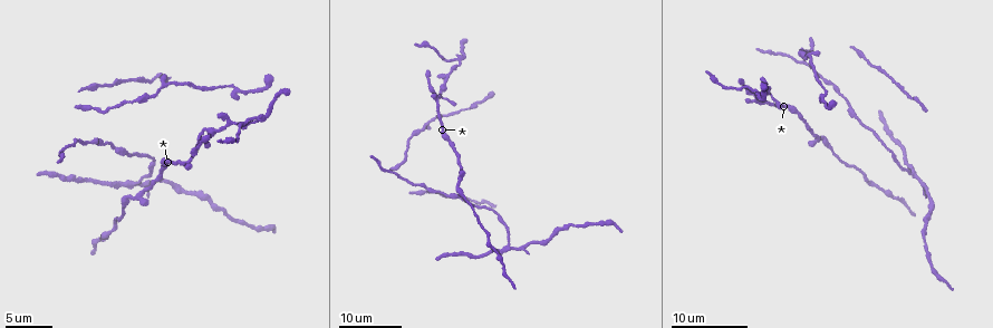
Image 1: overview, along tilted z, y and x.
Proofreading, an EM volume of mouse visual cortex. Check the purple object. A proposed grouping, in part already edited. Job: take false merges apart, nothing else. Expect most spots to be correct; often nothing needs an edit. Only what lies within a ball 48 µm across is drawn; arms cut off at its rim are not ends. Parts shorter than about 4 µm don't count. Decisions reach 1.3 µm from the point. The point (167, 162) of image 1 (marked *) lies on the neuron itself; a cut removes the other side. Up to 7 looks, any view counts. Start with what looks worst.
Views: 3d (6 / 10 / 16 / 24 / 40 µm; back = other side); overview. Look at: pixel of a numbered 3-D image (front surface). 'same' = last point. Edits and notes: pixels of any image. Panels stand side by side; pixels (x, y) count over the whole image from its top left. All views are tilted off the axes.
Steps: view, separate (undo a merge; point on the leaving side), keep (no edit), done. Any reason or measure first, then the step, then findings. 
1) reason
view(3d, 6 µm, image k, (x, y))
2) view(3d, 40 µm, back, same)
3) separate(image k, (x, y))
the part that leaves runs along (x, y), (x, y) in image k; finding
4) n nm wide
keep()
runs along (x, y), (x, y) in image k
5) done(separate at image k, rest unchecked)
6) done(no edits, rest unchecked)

view(3d, 24 µm, image 1, (437, 94))

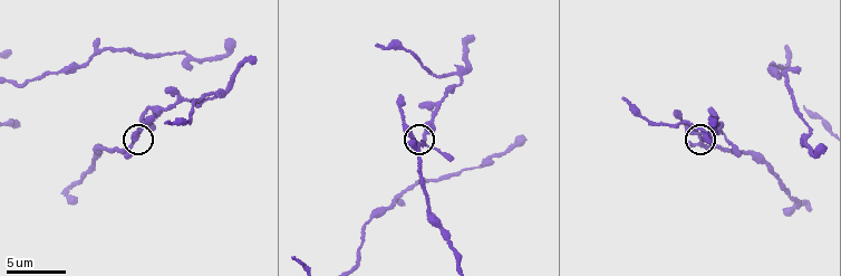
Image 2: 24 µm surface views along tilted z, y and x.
closer look
view(3d, 6 µm, image 2, (419, 142))

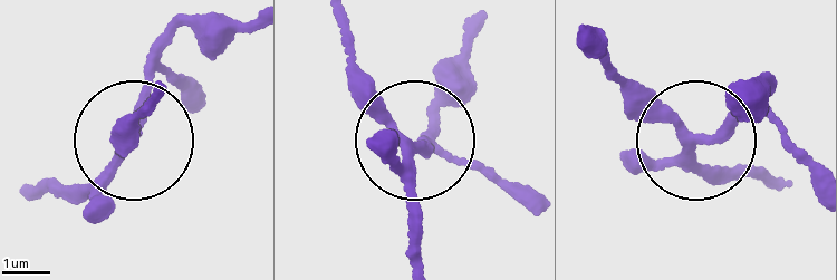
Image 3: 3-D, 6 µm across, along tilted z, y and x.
side arm 5 µm
keep()
runs along (420, 260), (412, 146), (342, 37) in image 3; all the same neuron

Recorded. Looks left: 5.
side arm on a straight run
view(3d, 16 µm, image 1, (133, 186))

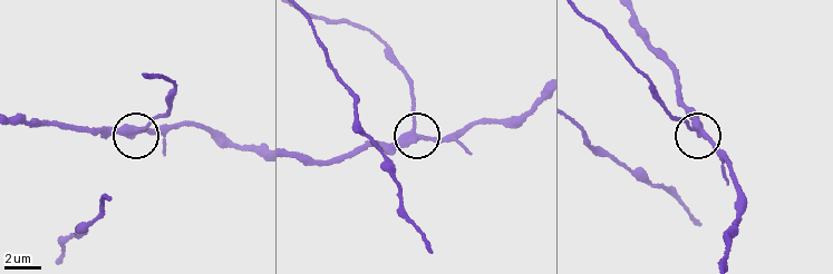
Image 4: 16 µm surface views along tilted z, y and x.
view(3d, 10 µm, image 4, (418, 138))

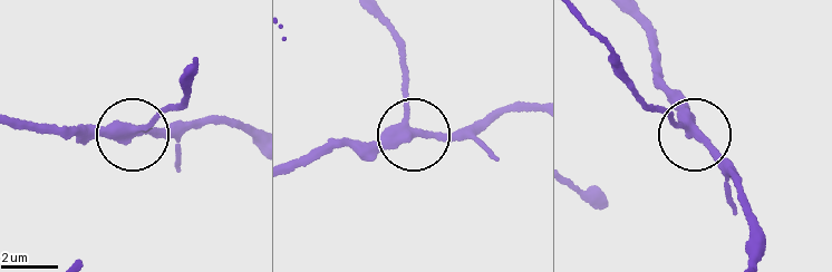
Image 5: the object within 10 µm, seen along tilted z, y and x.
3 arms
keep()
continuous, no second neuron

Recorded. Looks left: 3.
view(3d, 10 µm, image 2, (809, 204))

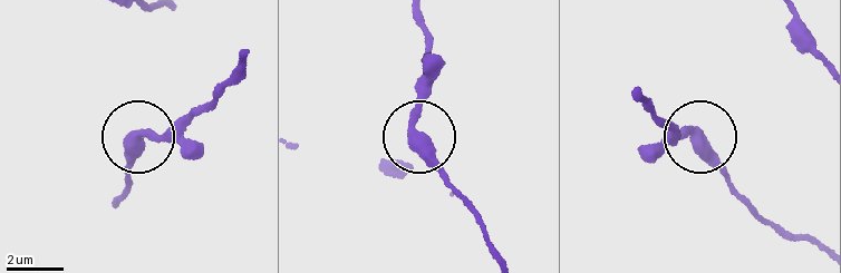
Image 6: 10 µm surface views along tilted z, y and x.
side arm 20 µm
keep()
runs along (243, 64), (212, 109), (136, 143), (125, 171) in image 6; all the same neuron

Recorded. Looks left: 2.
narrows sharply
view(3d, 16 µm, image 2, (209, 100))

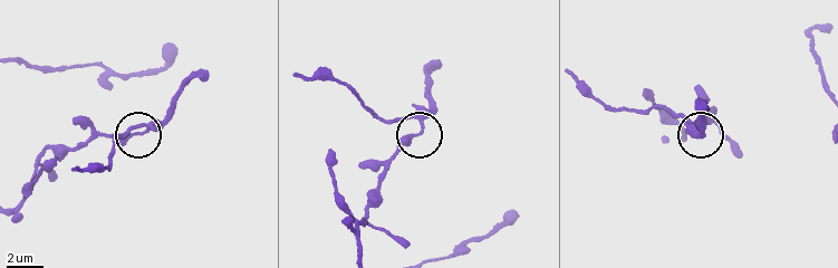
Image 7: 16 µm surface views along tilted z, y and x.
closer look
view(3d, 6 µm, image 7, (140, 133))

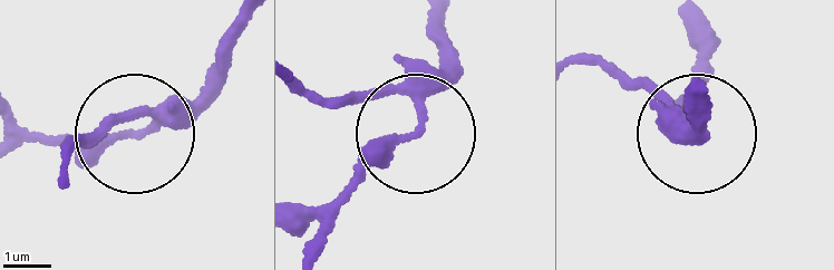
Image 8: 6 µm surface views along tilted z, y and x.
keep()
runs along (323, 249), (350, 192), (417, 133), (437, 57), (425, 32) in image 8; one neuron here

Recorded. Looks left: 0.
done(no edits, rest unchecked)

